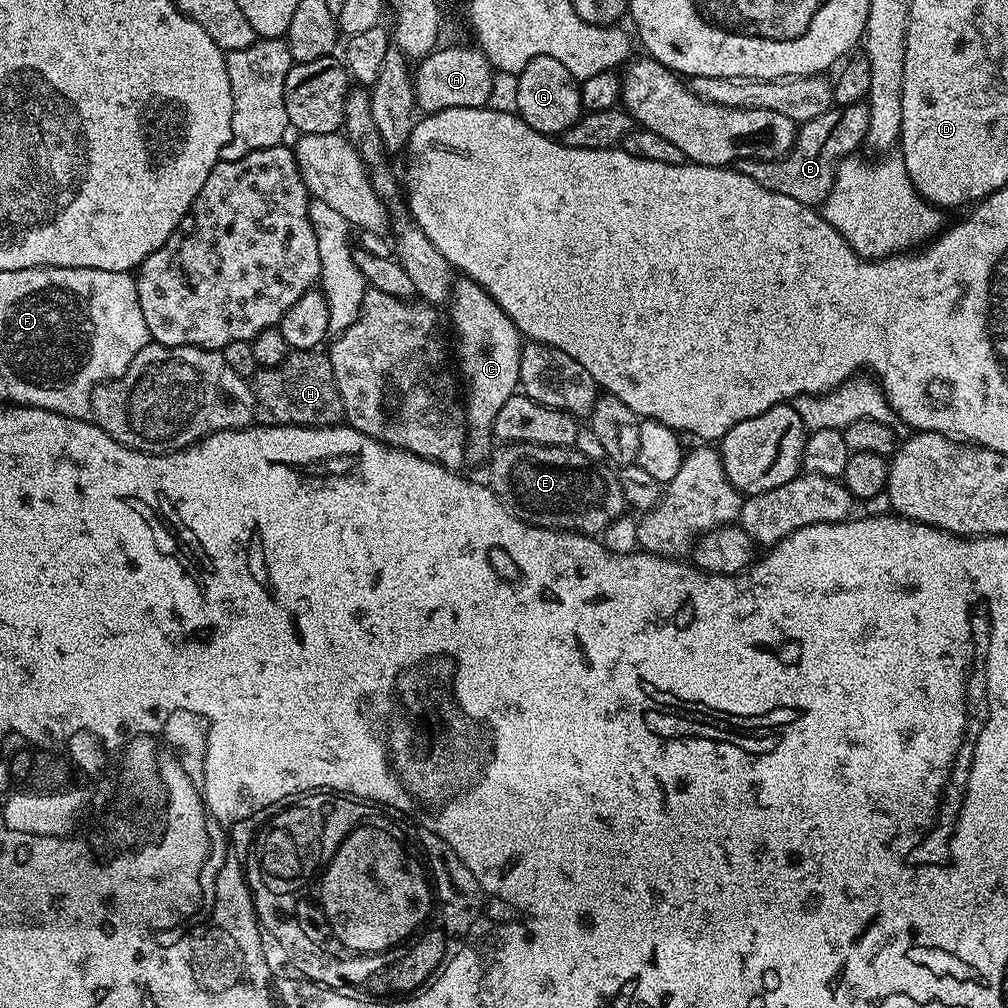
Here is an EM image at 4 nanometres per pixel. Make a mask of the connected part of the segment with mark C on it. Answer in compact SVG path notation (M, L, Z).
M460 278L453 283L451 308L452 328L456 331L454 356L460 359L459 375L466 397L466 460L469 465L483 465L494 451L494 418L498 418L498 410L502 410L511 396L517 395L520 387L522 337L506 310L502 310L487 290L473 280Z

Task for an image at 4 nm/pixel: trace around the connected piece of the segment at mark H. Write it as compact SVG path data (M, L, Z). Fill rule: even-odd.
M289 351L278 366L259 369L250 383L256 403L256 420L261 425L331 428L344 420L344 407L334 382L334 370L323 351Z

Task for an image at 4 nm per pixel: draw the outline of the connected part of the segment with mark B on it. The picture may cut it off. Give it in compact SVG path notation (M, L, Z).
M867 103L833 106L818 118L805 120L799 125L796 144L781 160L746 158L737 160L734 167L746 174L746 178L754 178L754 182L766 186L766 190L774 190L774 194L786 194L786 198L794 198L794 202L820 206L834 186L840 161L847 160L859 144L867 141L869 126Z

